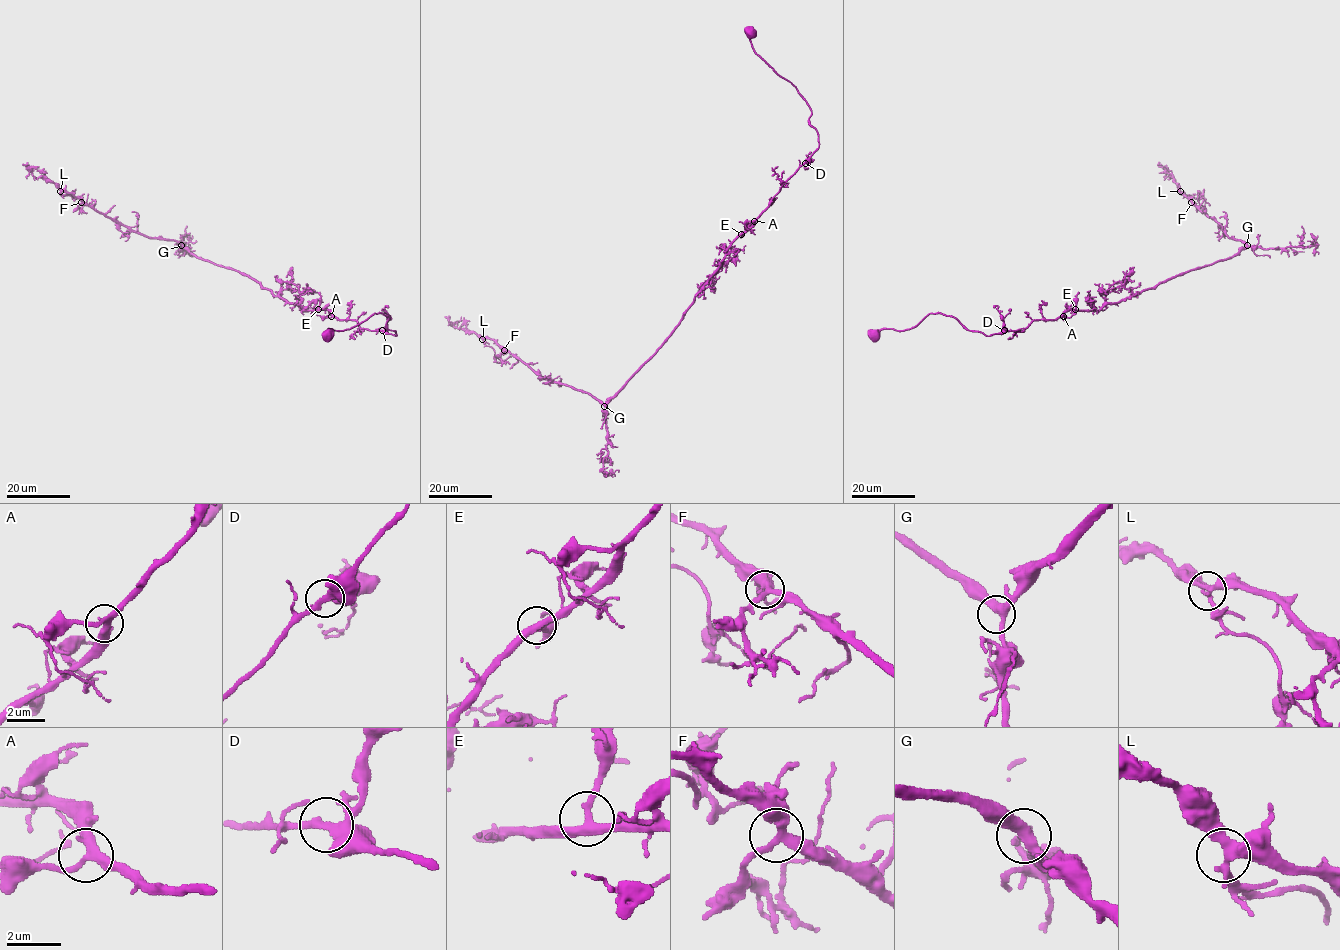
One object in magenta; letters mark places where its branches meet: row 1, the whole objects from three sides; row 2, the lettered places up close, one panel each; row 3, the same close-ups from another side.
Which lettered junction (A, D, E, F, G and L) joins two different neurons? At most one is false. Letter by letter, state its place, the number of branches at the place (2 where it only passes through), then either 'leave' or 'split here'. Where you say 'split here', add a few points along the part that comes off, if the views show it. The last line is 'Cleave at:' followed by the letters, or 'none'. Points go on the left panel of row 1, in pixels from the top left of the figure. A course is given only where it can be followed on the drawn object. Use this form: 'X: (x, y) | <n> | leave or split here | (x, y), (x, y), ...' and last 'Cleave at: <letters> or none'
A: (331, 316) | 3 | leave
D: (382, 330) | 3 | leave
E: (318, 309) | 3 | leave
F: (81, 202) | 3 | leave
G: (181, 245) | 3 | leave
L: (60, 191) | 3 | leave
Cleave at: none

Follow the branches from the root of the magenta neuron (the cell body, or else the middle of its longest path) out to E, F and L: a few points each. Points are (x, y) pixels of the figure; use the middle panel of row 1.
E: (750, 32), (753, 50), (796, 88), (810, 108), (809, 123), (817, 132), (819, 148), (741, 234)
F: (750, 32), (753, 50), (810, 108), (819, 148), (734, 240), (672, 334), (605, 404), (540, 377), (504, 350)
L: (750, 32), (753, 50), (810, 108), (819, 148), (734, 240), (663, 344), (603, 404), (540, 377), (482, 339)

